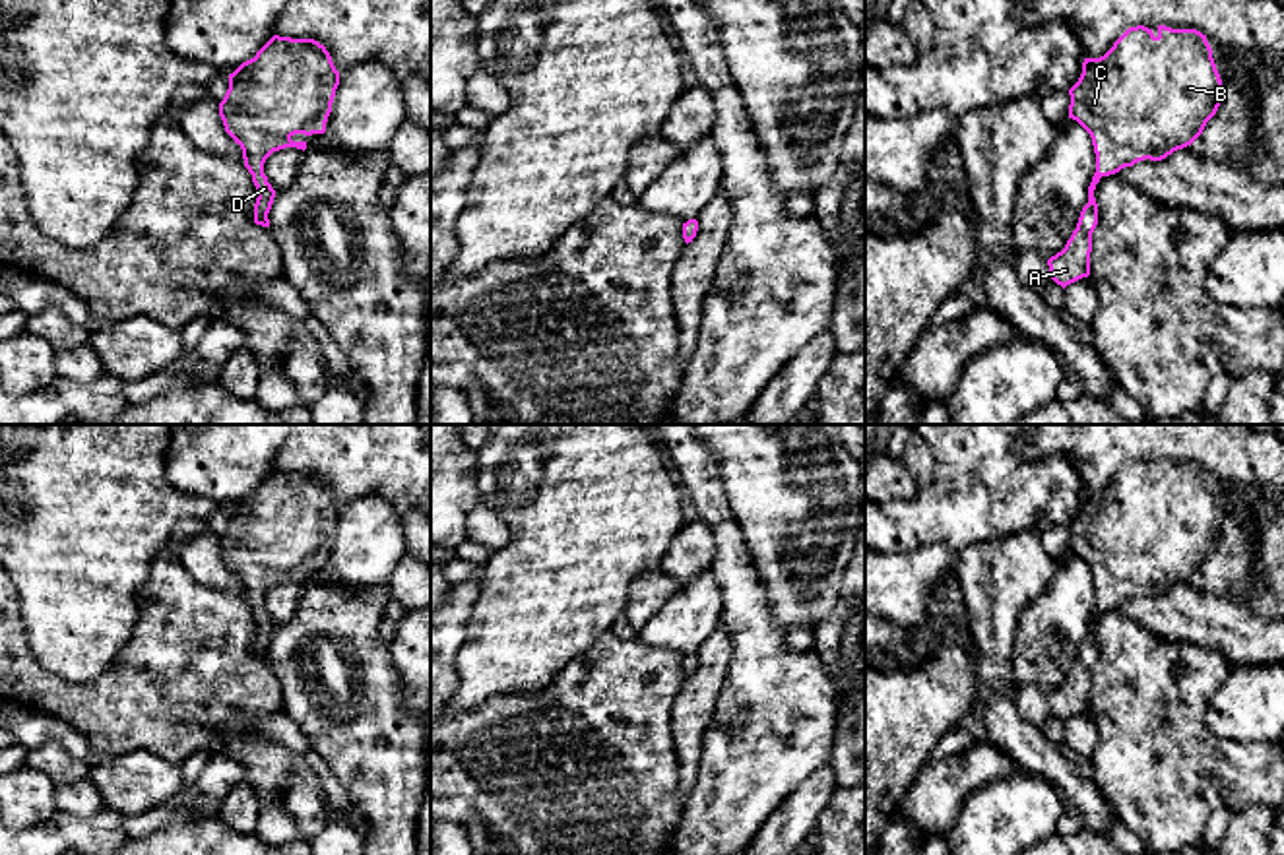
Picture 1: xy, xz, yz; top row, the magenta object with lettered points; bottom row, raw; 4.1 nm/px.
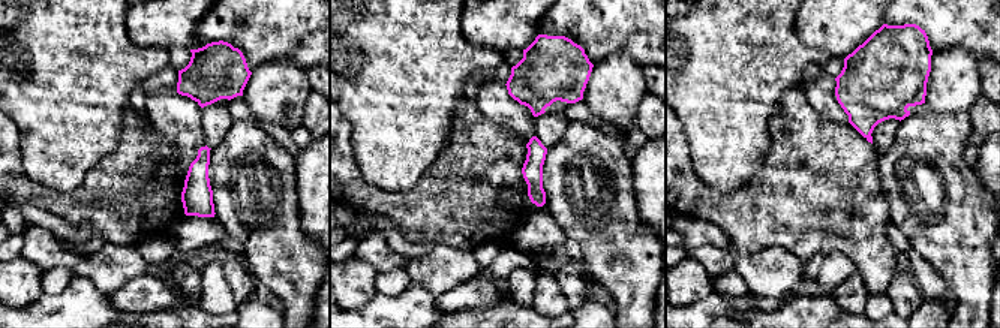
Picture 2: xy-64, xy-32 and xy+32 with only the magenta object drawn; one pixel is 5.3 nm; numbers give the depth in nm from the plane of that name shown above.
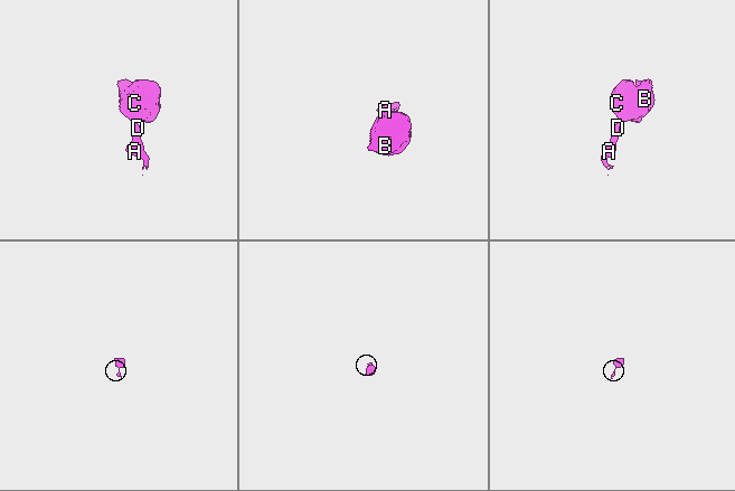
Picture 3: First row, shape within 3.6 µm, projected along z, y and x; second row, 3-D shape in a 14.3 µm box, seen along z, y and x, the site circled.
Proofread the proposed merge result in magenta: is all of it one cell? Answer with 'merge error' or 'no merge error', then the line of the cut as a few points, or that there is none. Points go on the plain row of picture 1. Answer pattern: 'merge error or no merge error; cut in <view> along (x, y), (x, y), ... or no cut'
no merge error; no cut

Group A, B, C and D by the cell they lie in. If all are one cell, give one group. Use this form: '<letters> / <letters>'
A B C D

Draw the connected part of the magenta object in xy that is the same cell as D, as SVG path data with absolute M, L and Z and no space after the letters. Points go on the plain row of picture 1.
M279 469L229 508L219 551L252 609L256 659L270 661L268 648L275 632L264 609L266 593L285 582L305 586L306 576L293 576L295 568L326 566L337 520L339 506L324 479Z

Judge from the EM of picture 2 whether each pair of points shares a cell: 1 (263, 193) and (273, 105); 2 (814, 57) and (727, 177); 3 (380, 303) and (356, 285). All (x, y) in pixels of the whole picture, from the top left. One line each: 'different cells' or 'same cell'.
1: different cells
2: same cell
3: different cells

